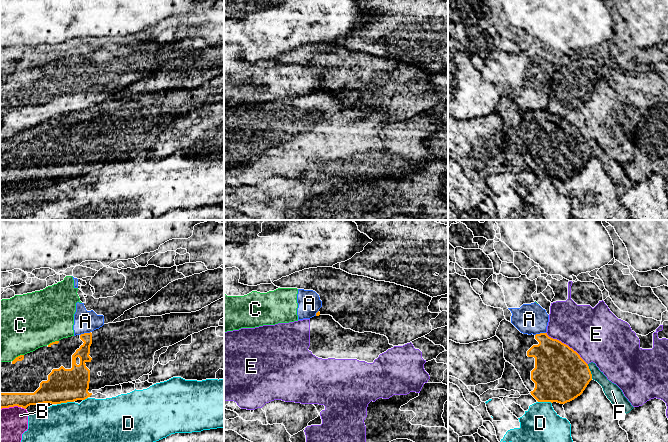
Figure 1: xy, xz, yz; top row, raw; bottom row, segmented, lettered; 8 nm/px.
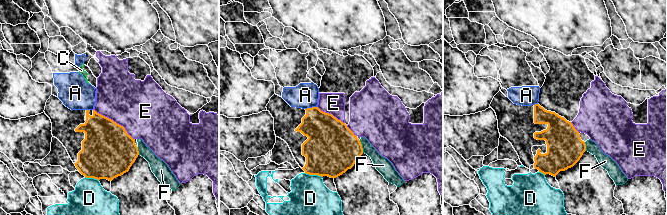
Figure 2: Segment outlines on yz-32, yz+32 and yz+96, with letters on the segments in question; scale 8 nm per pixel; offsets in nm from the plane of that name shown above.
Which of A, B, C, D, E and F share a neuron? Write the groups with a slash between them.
A C / B D / E / F

